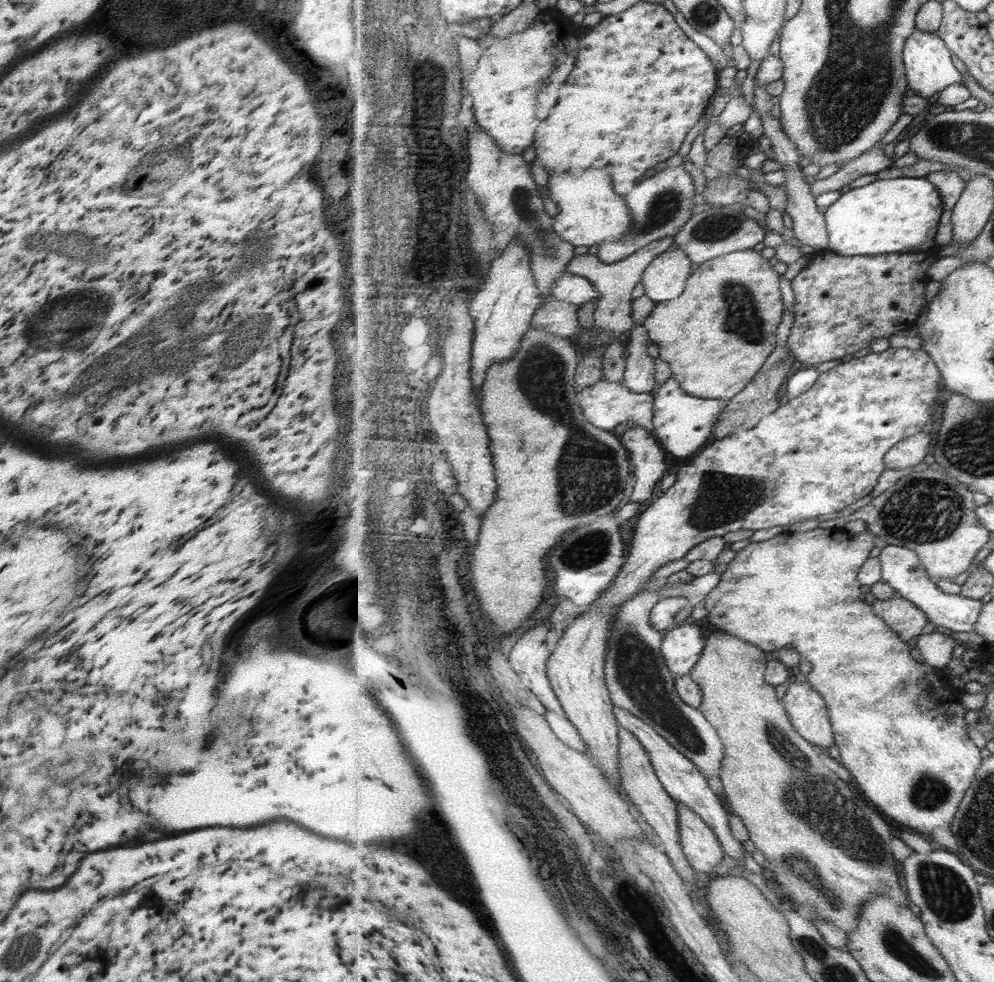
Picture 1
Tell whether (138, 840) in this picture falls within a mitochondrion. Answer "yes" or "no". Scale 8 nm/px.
no

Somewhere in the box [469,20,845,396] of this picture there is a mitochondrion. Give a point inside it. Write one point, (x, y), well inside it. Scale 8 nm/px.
(742, 319)

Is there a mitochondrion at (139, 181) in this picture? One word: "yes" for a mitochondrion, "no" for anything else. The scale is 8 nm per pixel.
no

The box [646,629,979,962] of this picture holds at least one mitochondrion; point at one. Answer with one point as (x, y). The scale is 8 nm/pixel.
(823, 809)

